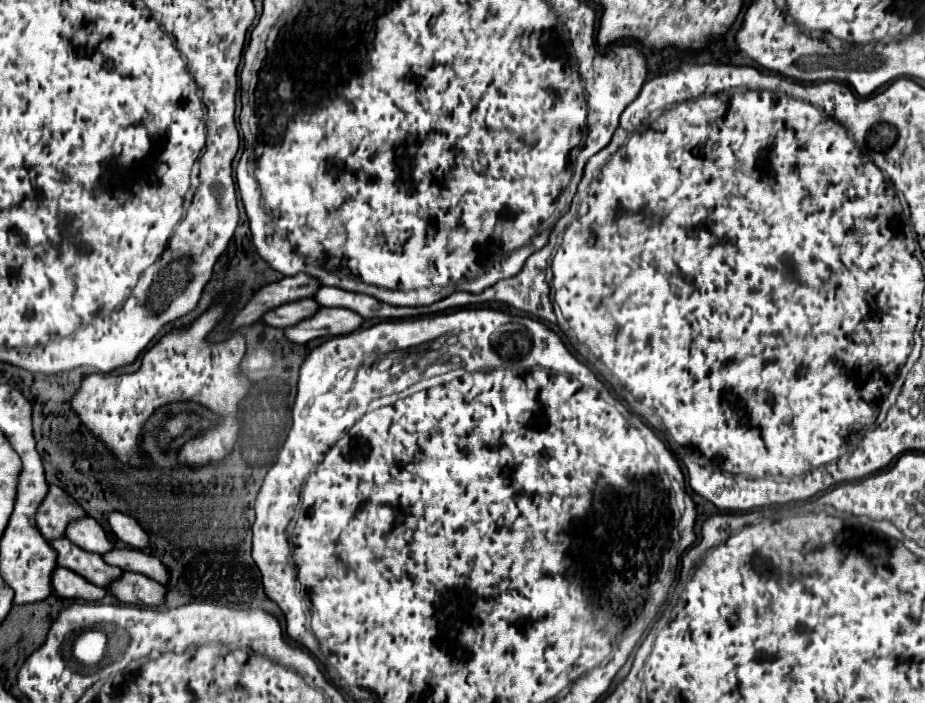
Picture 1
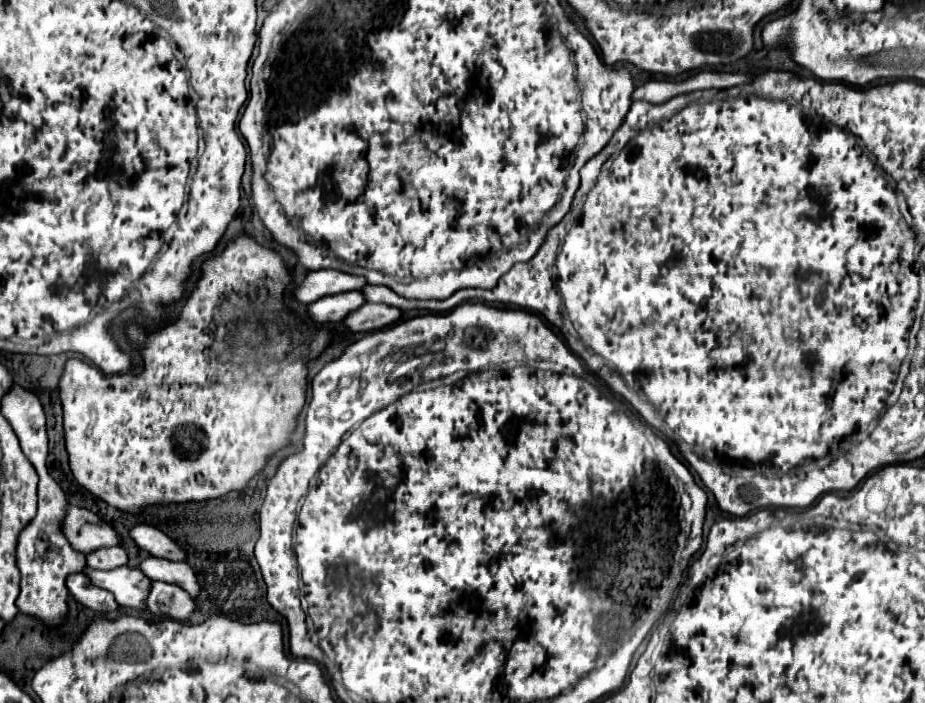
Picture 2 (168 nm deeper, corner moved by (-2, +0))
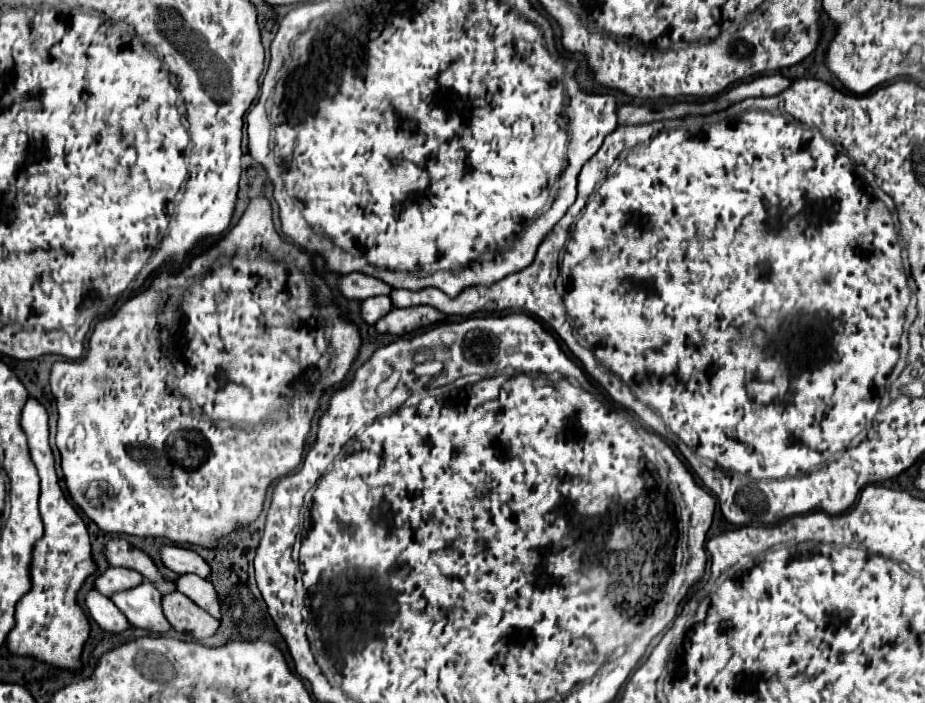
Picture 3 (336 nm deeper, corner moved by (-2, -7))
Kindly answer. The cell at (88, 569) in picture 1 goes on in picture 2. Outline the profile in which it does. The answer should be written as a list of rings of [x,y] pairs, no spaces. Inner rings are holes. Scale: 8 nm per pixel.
[[[85,566],[83,574],[89,576],[91,584],[109,590],[119,606],[145,610],[145,598],[149,594],[151,580],[139,568],[119,566],[113,570],[93,570]]]

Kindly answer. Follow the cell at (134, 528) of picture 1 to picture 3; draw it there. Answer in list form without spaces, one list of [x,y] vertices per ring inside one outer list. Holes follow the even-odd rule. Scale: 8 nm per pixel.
[[[167,545],[161,549],[161,559],[163,559],[165,567],[169,567],[171,571],[175,571],[179,575],[195,573],[203,579],[207,579],[211,575],[211,567],[205,563],[205,559],[199,557],[195,551],[185,549],[185,547]]]

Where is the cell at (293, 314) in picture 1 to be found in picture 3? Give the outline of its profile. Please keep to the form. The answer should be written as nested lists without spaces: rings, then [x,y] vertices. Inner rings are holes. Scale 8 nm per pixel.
[[[369,297],[361,305],[361,317],[371,325],[375,325],[389,311],[393,311],[393,303],[389,297]]]

